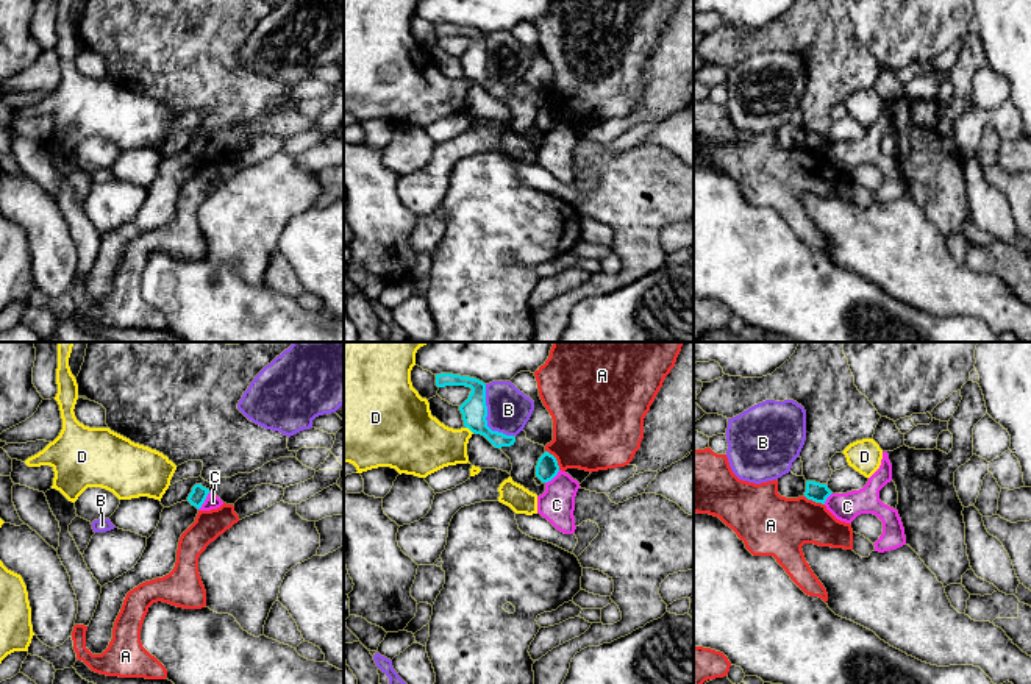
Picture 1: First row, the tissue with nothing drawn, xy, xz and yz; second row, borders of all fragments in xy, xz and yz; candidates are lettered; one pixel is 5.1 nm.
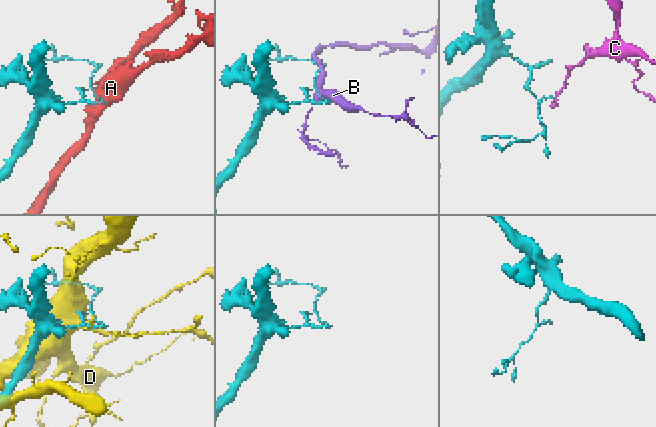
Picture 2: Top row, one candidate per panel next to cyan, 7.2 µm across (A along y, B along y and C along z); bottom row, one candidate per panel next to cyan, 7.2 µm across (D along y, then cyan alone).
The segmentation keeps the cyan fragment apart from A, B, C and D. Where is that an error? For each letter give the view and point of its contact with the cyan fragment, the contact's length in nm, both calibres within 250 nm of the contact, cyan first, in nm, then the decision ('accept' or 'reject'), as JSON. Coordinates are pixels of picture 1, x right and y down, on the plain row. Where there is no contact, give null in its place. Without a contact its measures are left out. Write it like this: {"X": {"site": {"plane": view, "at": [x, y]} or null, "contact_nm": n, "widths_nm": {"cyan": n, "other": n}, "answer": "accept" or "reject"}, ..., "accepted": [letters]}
{"A": {"site": {"plane": "xz", "at": [555, 110]}, "contact_nm": 130, "widths_nm": {"cyan": 120, "other": 420}, "answer": "reject"}, "B": {"site": {"plane": "xz", "at": [486, 66]}, "contact_nm": 300, "widths_nm": {"cyan": 140, "other": 220}, "answer": "reject"}, "C": {"site": {"plane": "xy", "at": [203, 152]}, "contact_nm": 110, "widths_nm": {"cyan": 90, "other": 80}, "answer": "reject"}, "D": {"site": {"plane": "xz", "at": [469, 78]}, "contact_nm": 50, "widths_nm": {"cyan": 140, "other": 300}, "answer": "reject"}, "accepted": []}

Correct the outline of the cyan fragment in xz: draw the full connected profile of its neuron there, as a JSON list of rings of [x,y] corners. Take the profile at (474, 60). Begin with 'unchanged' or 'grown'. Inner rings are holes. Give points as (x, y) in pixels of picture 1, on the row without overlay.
unchanged; [[[453,23],[436,25],[436,36],[466,36],[472,42],[469,48],[459,56],[464,77],[475,84],[484,86],[495,98],[511,97],[516,92],[514,86],[506,86],[498,81],[492,81],[487,77],[487,56],[486,56],[486,34],[476,28],[461,27]]]

